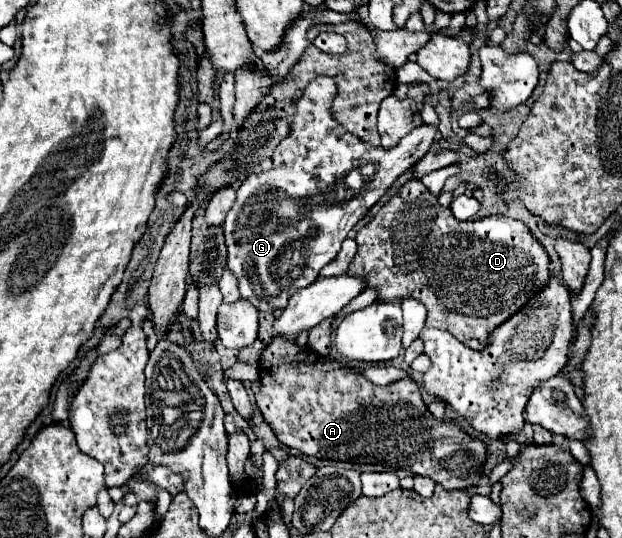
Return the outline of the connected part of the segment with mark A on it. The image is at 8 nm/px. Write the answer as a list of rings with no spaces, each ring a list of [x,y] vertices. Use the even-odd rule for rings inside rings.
[[[274,337],[260,359],[260,381],[262,389],[256,393],[256,405],[264,421],[272,427],[278,441],[302,455],[350,461],[350,463],[370,463],[374,471],[394,471],[404,469],[412,475],[426,475],[444,489],[466,491],[478,485],[484,463],[486,463],[486,443],[470,437],[454,421],[438,421],[420,397],[416,381],[402,379],[390,385],[374,385],[366,377],[344,369],[336,361],[328,361],[308,349],[298,349],[296,341],[280,341]]]

